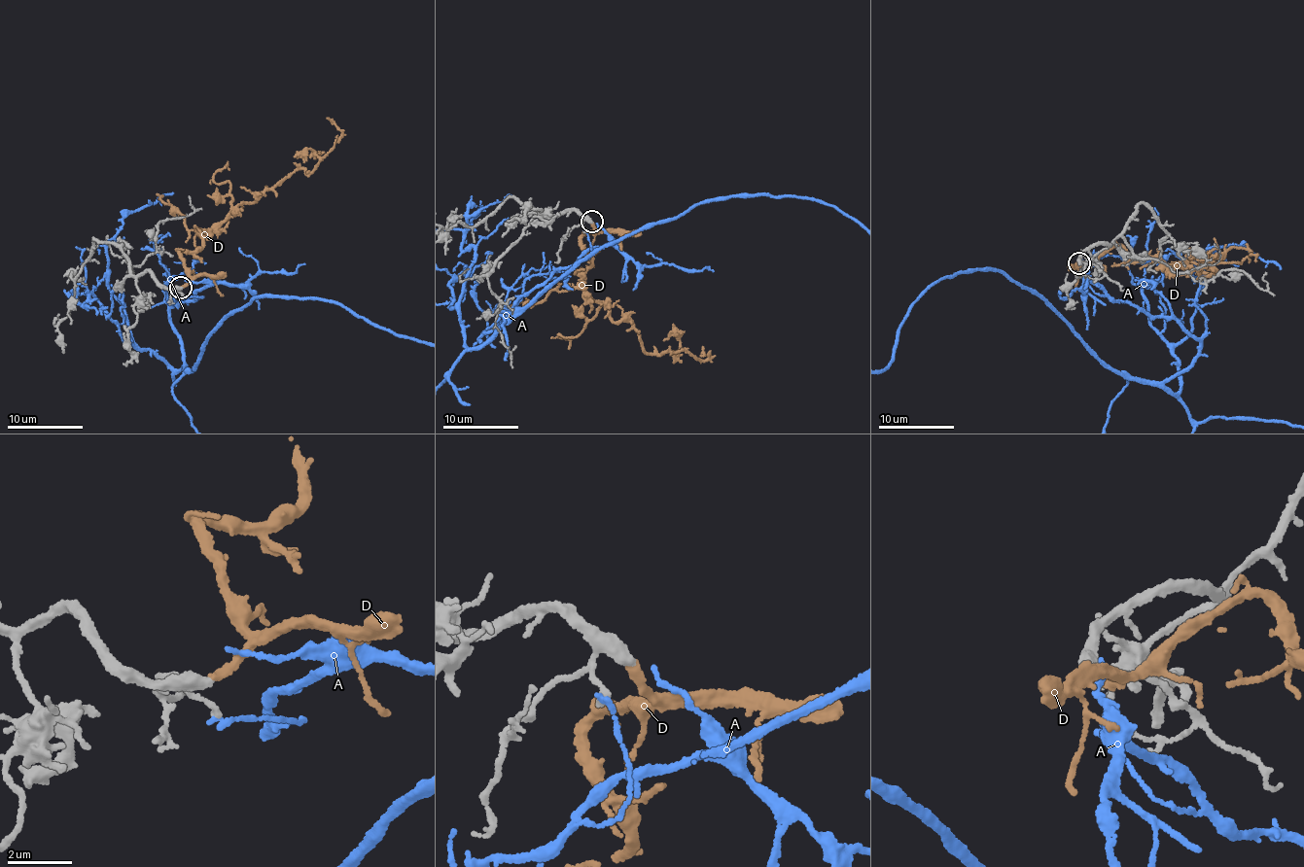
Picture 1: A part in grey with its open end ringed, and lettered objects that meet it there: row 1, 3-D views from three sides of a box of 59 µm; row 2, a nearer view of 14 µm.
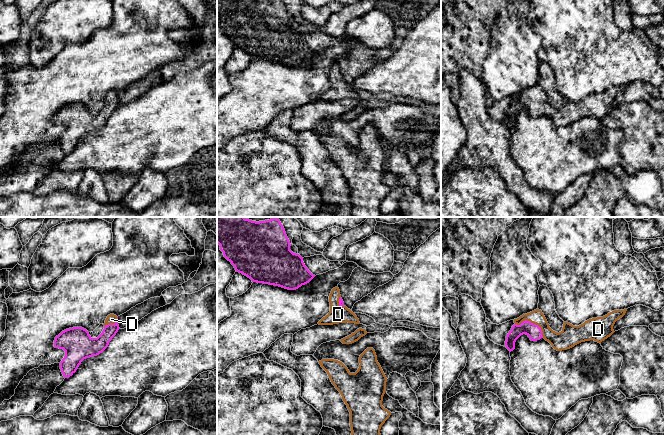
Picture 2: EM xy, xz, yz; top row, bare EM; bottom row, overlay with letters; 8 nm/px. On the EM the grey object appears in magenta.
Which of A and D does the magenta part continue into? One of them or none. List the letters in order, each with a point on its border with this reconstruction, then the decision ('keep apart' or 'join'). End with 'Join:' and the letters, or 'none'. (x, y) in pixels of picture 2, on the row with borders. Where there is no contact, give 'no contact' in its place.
A: no contact | keep apart
D: yz (532, 323) | join
Join: D

